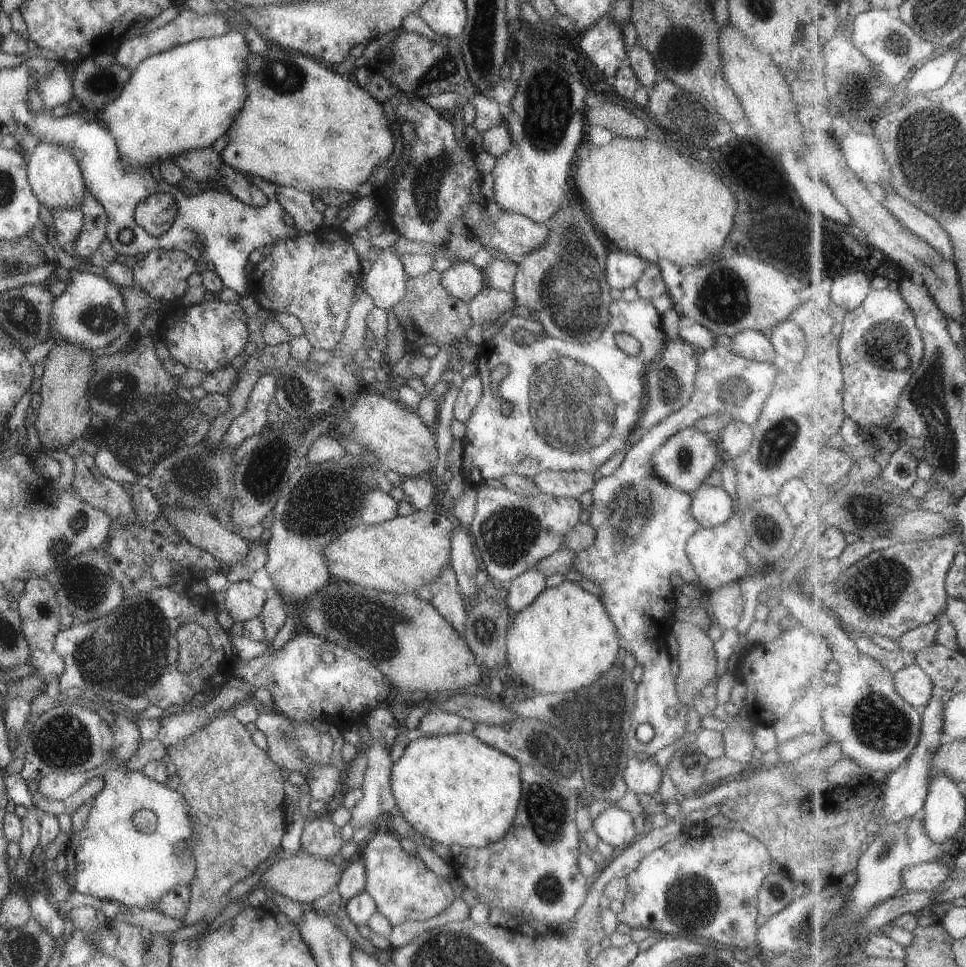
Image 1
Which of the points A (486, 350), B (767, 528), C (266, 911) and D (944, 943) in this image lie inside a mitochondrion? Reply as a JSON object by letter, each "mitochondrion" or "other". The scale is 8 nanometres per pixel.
{"A":"other","B":"mitochondrion","C":"other","D":"other"}

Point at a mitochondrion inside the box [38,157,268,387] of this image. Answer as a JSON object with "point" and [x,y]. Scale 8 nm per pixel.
{"point":[95,319]}

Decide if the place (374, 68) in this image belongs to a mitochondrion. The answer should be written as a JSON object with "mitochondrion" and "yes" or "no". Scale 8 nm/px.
{"mitochondrion":"no"}

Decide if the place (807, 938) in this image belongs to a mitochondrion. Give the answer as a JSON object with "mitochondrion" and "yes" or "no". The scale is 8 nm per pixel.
{"mitochondrion":"no"}

